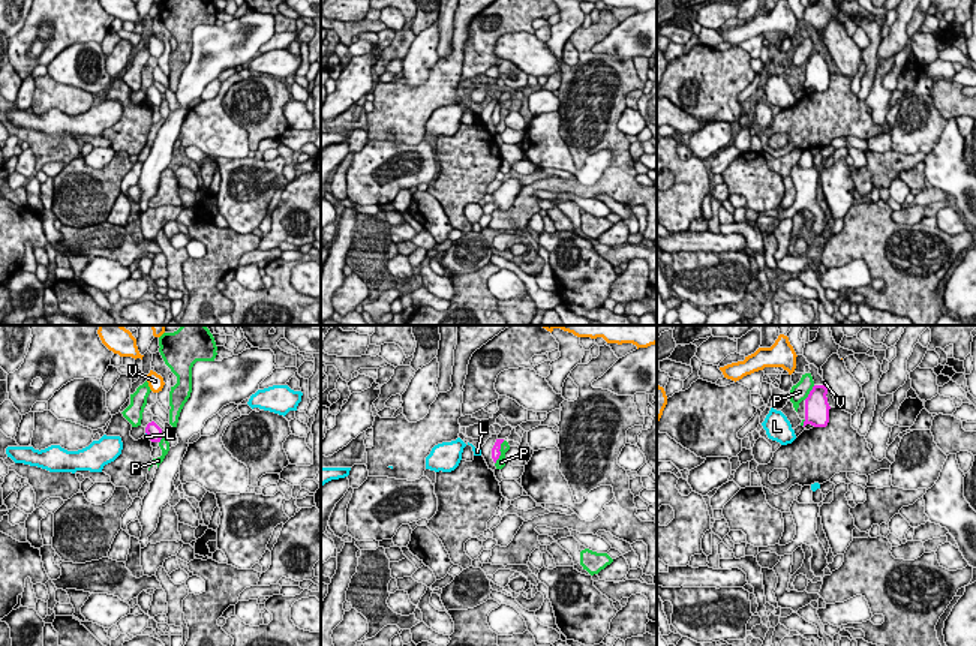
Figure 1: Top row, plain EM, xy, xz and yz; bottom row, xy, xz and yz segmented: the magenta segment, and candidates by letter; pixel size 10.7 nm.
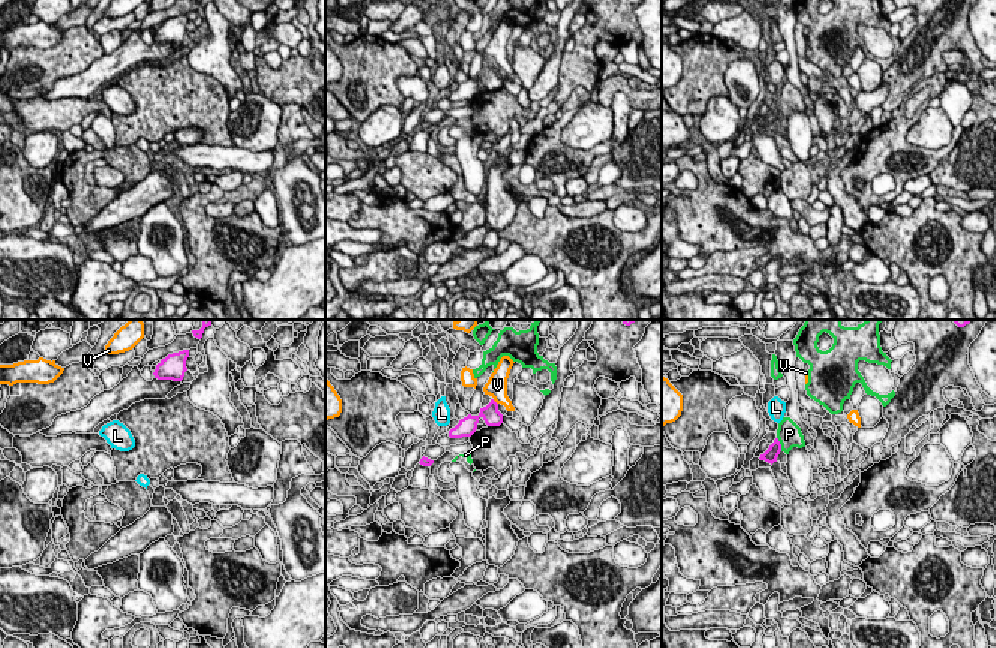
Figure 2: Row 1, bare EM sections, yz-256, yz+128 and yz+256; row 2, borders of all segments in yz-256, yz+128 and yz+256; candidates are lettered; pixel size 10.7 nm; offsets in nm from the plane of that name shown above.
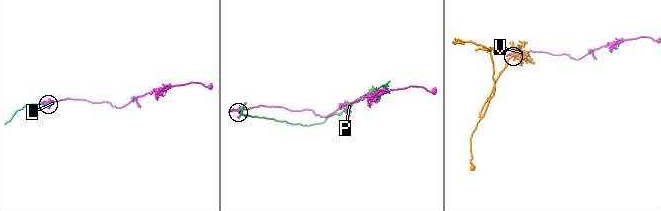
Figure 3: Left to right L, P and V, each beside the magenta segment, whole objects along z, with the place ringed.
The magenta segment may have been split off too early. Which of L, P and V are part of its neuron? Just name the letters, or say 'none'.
none

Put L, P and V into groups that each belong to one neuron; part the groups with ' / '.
L / P / V

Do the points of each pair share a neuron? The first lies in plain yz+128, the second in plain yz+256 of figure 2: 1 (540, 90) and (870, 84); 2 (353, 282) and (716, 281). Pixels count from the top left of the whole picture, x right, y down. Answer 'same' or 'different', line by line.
1: different
2: different

